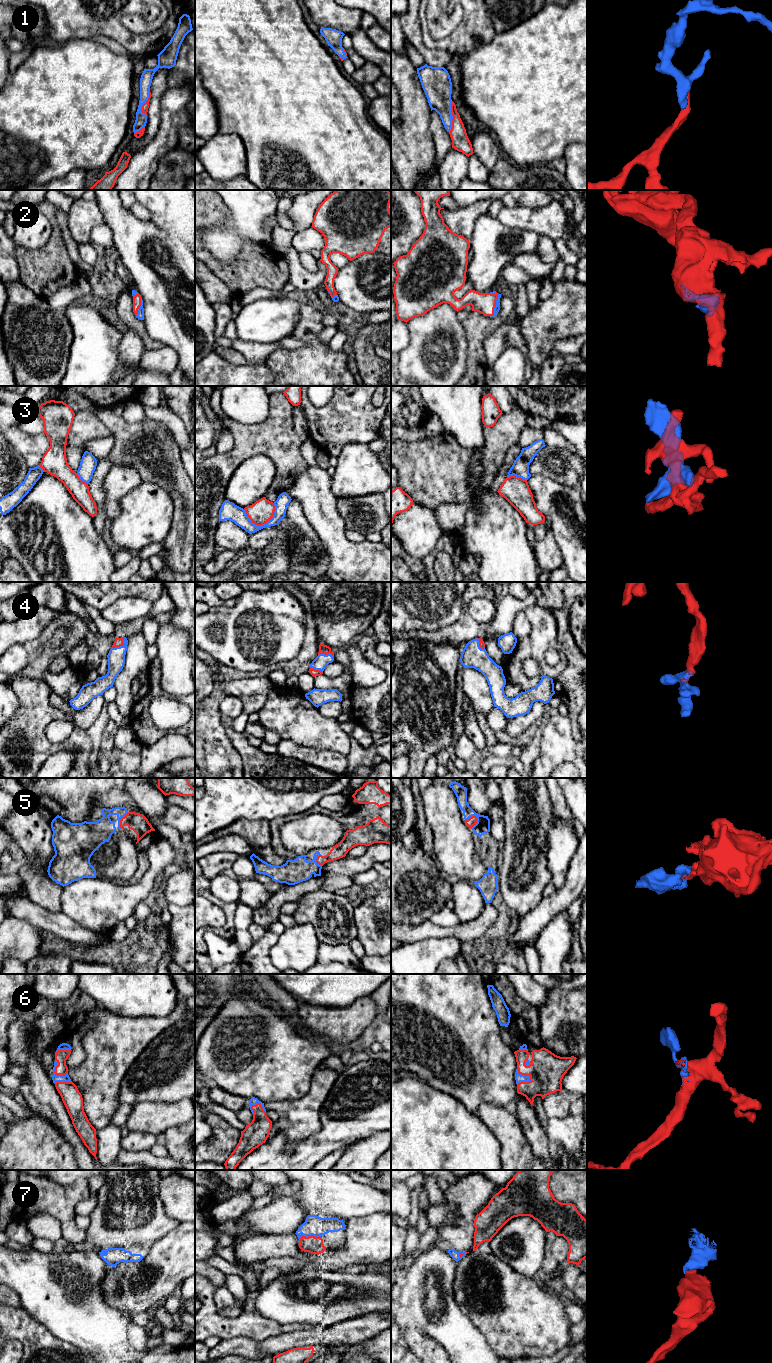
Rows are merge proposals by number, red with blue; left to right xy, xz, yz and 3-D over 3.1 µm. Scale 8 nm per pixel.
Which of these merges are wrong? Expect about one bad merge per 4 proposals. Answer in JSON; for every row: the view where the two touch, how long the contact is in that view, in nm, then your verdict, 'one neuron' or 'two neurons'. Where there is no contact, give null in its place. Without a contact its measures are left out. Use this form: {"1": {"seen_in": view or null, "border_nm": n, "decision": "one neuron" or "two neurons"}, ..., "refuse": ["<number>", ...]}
{"1": {"seen_in": "yz", "border_nm": 280, "decision": "one neuron"}, "2": {"seen_in": "yz", "border_nm": 200, "decision": "one neuron"}, "3": {"seen_in": "xz", "border_nm": 260, "decision": "two neurons"}, "4": {"seen_in": "xy", "border_nm": 150, "decision": "one neuron"}, "5": {"seen_in": "yz", "border_nm": 120, "decision": "one neuron"}, "6": {"seen_in": "yz", "border_nm": 160, "decision": "one neuron"}, "7": {"seen_in": "xz", "border_nm": 190, "decision": "one neuron"}, "refuse": ["3"]}

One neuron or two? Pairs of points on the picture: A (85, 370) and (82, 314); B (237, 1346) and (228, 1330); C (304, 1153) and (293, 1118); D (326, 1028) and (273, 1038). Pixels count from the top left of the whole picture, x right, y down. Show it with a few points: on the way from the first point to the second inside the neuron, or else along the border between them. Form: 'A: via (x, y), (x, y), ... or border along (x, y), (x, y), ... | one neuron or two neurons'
A: via (85, 356), (85, 328) | one neuron
B: border along (255, 1339), (233, 1337), (221, 1340) | two neurons
C: border along (321, 1129), (291, 1151), (278, 1133) | two neurons
D: border along (297, 1024), (305, 1032), (317, 1038) | two neurons

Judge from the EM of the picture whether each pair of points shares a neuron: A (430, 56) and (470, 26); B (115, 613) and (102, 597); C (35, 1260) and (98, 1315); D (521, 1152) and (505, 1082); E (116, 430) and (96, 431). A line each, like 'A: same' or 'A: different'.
A: different
B: different
C: same
D: different
E: different

